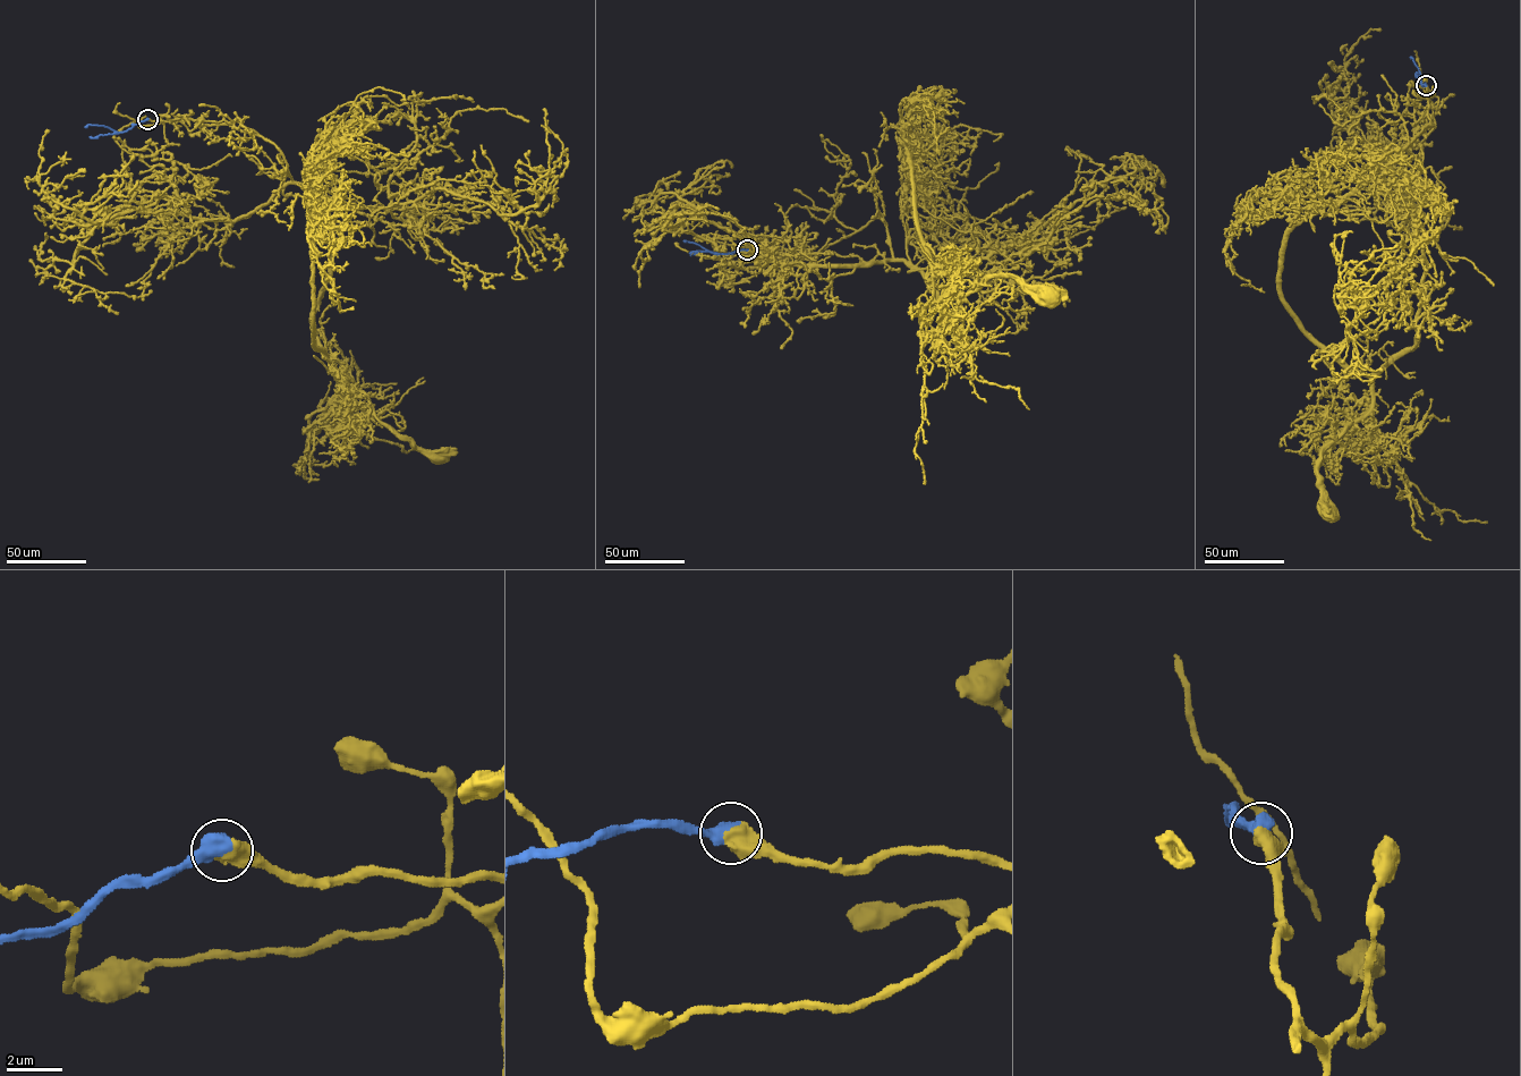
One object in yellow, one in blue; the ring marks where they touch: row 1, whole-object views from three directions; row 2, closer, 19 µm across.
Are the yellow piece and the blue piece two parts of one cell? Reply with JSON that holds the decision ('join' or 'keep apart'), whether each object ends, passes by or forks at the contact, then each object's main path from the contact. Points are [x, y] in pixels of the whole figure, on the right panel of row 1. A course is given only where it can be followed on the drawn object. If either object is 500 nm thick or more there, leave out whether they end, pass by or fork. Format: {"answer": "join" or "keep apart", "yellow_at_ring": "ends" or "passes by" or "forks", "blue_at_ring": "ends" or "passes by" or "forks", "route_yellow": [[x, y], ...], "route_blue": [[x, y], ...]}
{"answer": "join", "route_yellow": [[1425, 85], [1430, 126], [1390, 162], [1426, 261], [1416, 346], [1379, 371], [1367, 413], [1323, 452], [1327, 514]], "route_blue": [[1426, 85], [1421, 85], [1420, 71], [1410, 57]]}

